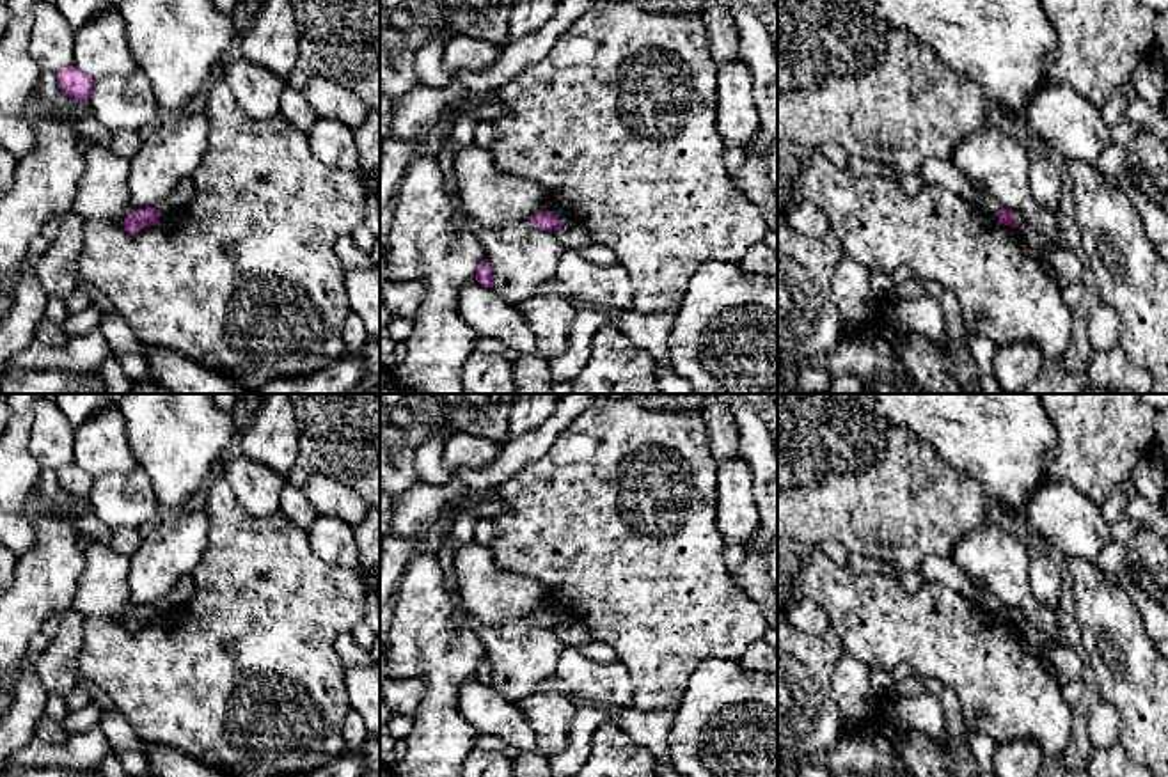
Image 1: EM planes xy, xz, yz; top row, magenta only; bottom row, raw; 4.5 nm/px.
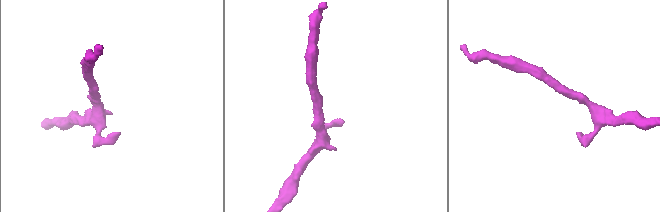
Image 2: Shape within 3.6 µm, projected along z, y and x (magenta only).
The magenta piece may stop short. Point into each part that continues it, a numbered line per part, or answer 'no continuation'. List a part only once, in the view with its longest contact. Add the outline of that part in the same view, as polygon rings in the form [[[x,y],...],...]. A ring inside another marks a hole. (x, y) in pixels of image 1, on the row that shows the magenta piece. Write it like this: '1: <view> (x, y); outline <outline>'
no continuation

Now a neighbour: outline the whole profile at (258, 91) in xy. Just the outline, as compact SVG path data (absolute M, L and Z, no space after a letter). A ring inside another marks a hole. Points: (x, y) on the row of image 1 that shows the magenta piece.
M245 57L225 59L220 73L245 114L259 121L279 114L286 80Z

